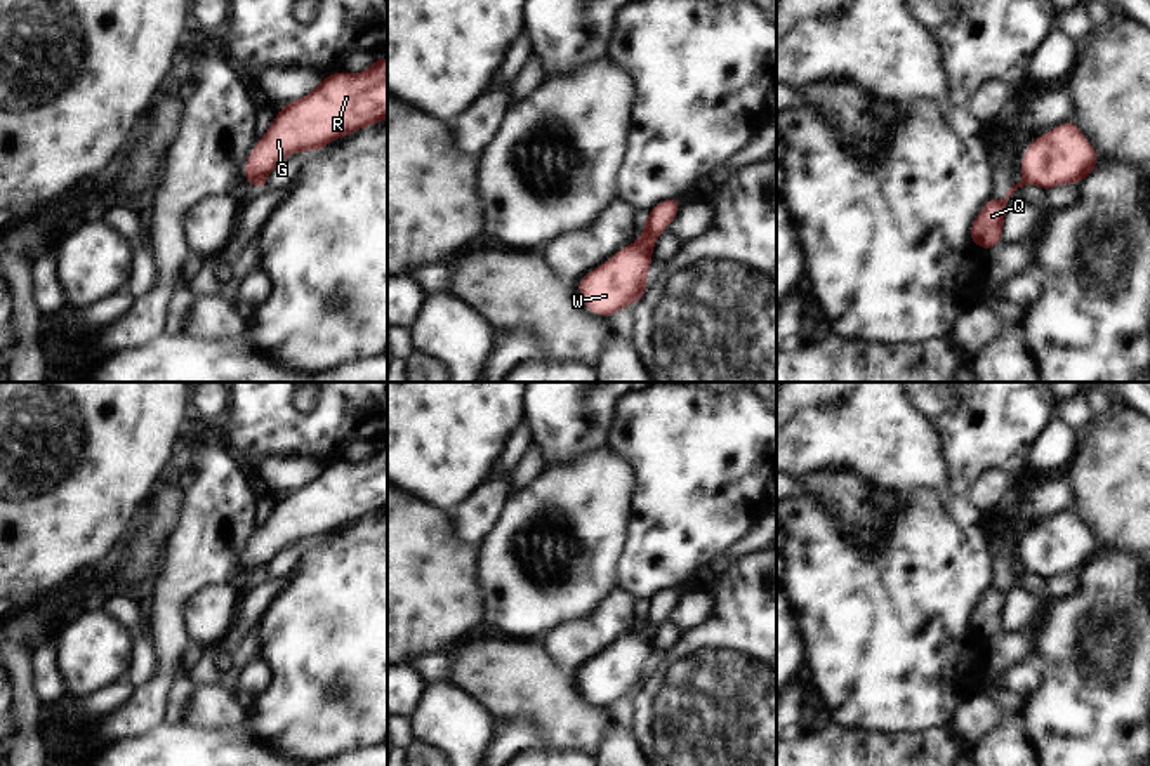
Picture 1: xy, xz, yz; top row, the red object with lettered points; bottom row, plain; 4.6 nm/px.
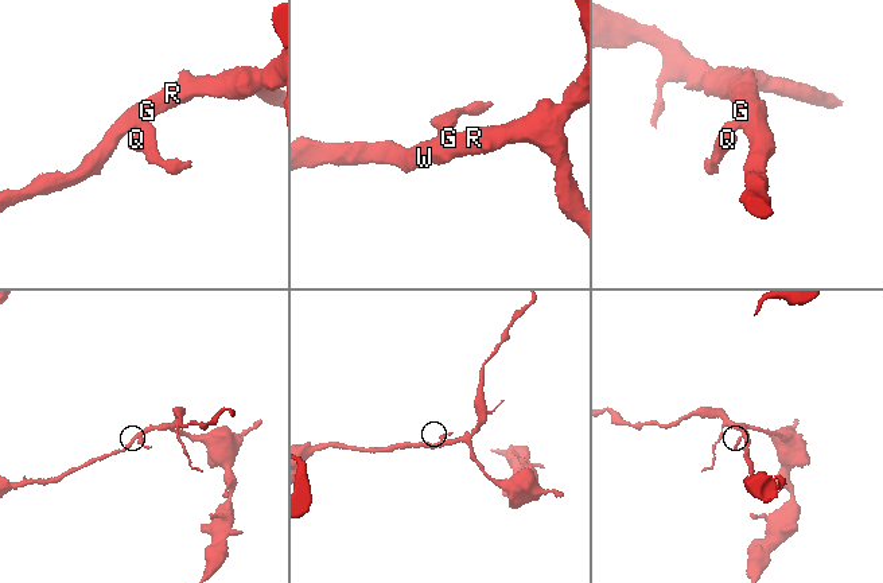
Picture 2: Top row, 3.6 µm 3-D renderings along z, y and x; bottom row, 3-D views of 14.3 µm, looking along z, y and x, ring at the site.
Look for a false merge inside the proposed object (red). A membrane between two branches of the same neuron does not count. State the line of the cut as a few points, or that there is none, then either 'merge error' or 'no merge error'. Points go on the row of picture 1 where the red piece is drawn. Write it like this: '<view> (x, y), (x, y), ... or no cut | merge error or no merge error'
xz (640, 240), (652, 249) | merge error

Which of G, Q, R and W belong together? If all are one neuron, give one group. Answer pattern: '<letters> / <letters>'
G R W / Q

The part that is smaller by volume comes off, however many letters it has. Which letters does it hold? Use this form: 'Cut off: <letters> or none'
Cut off: Q

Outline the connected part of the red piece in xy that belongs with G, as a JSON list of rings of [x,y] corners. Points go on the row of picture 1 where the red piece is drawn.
[[[387,57],[375,59],[363,73],[332,73],[307,96],[287,104],[245,163],[245,182],[266,177],[295,151],[320,151],[334,139],[354,134],[367,125],[379,125],[387,116]]]

